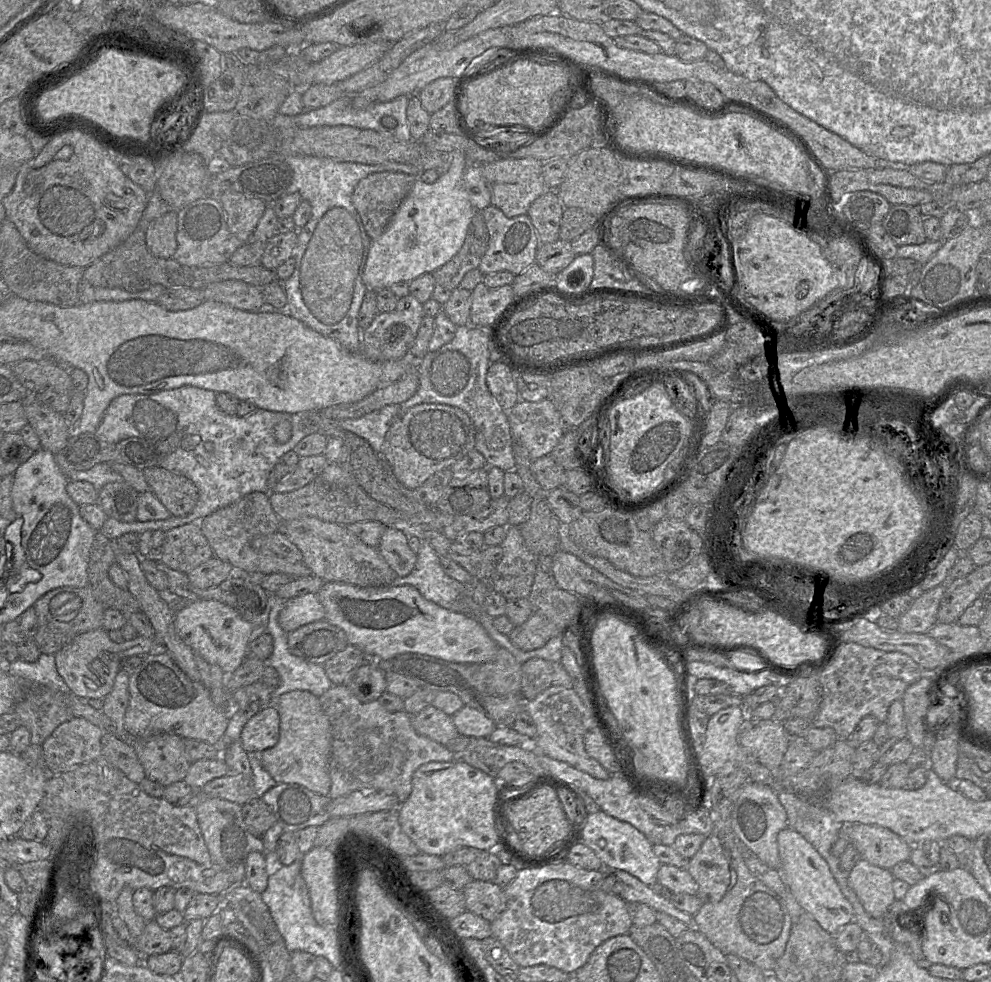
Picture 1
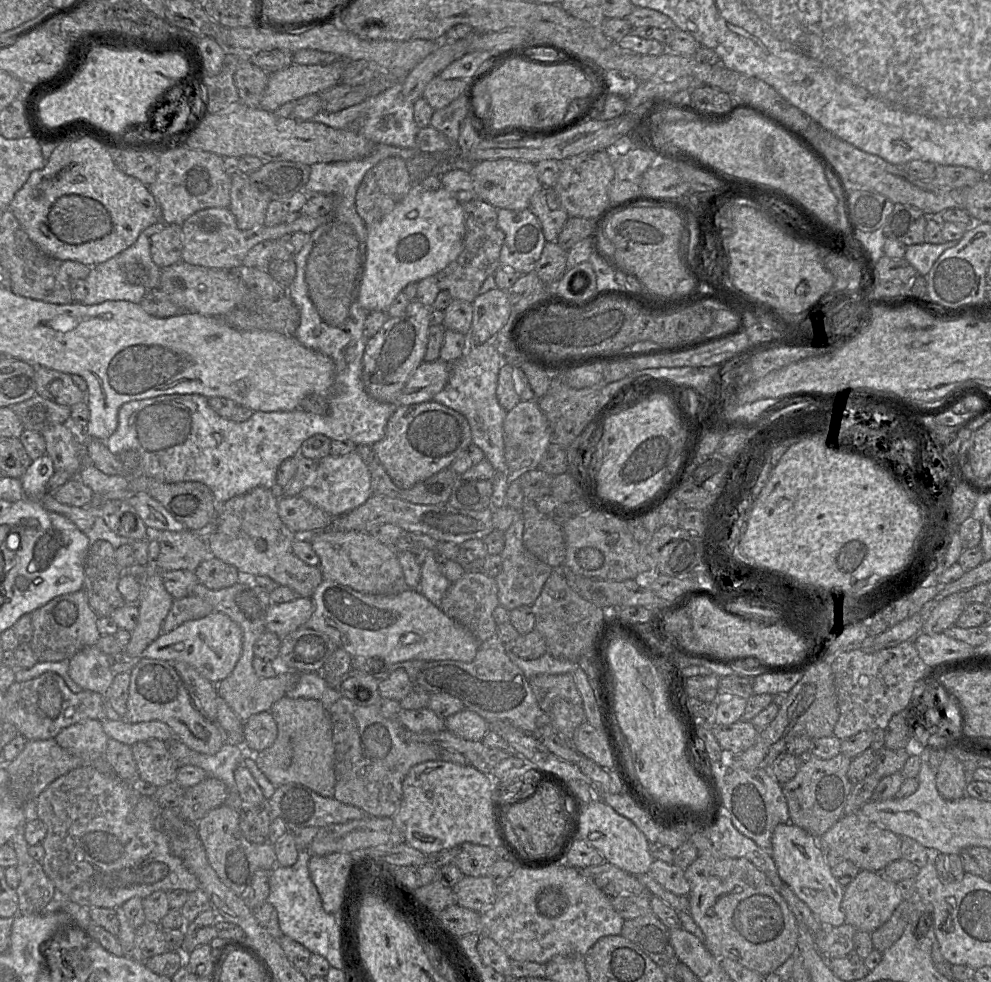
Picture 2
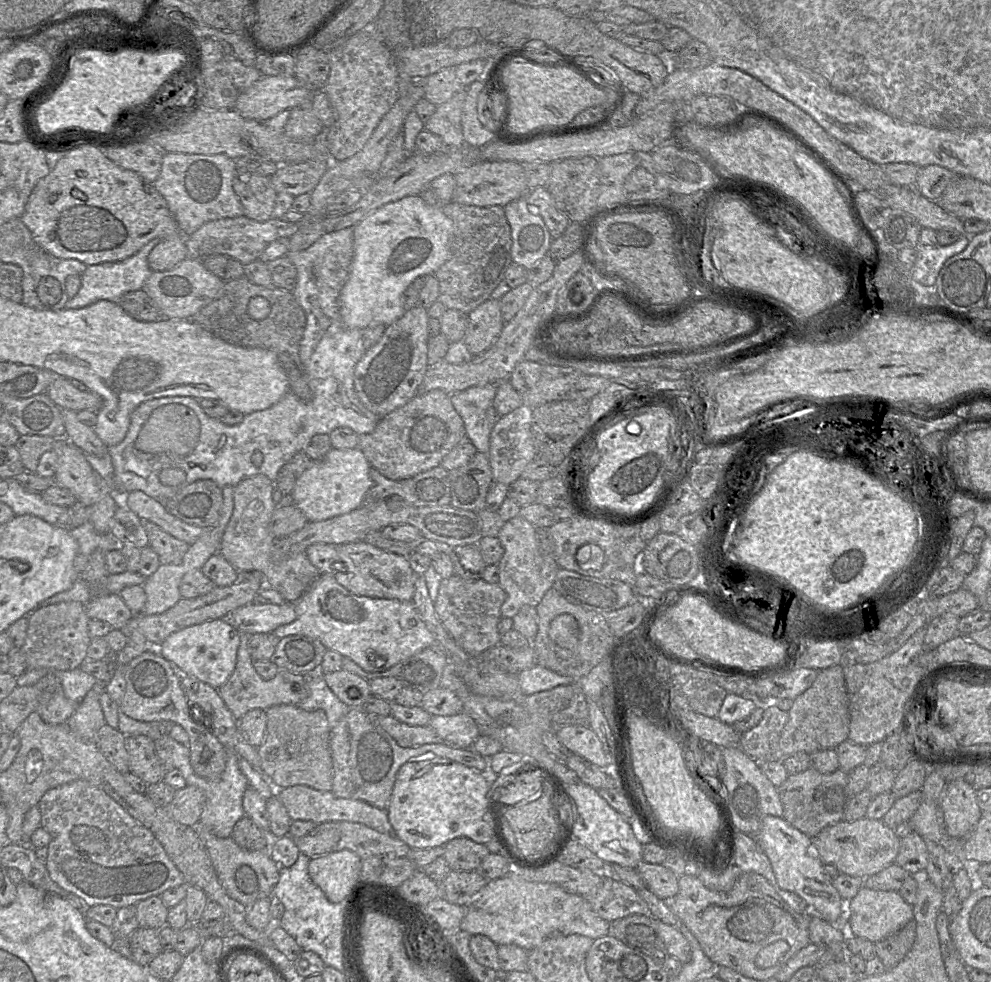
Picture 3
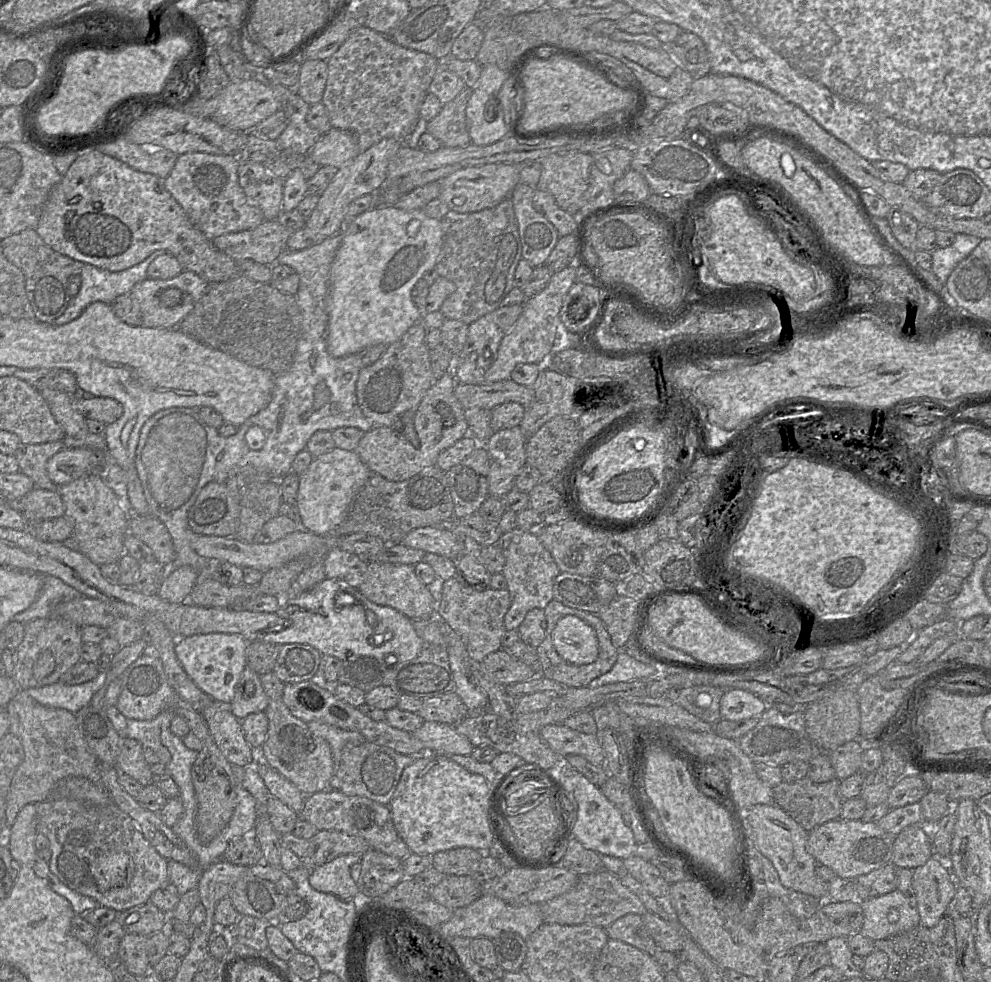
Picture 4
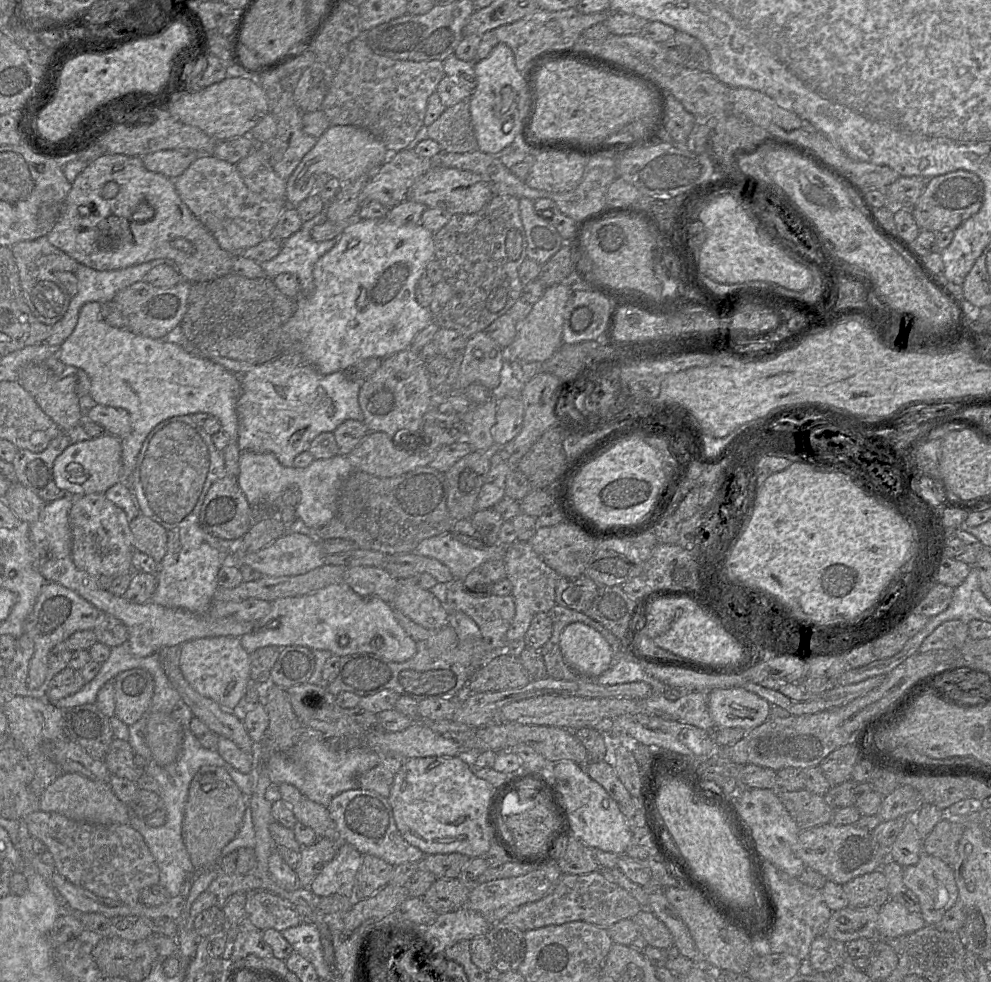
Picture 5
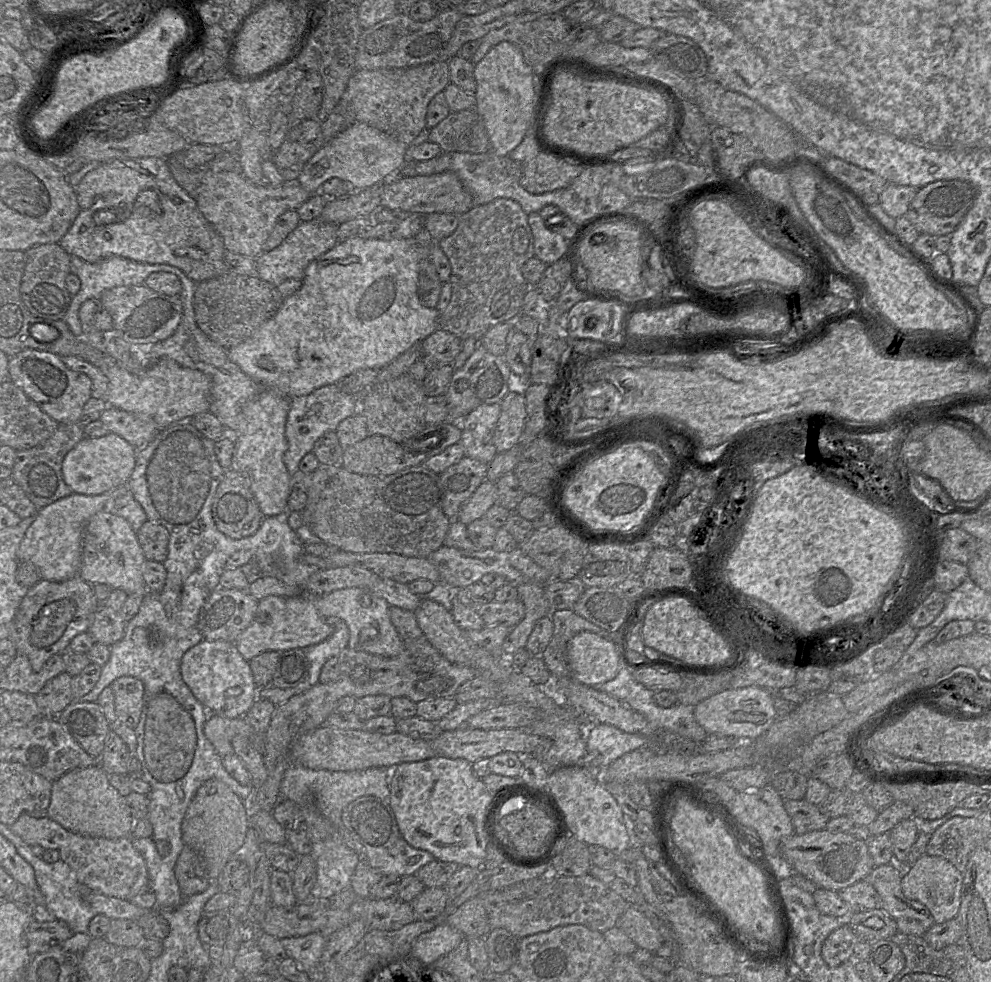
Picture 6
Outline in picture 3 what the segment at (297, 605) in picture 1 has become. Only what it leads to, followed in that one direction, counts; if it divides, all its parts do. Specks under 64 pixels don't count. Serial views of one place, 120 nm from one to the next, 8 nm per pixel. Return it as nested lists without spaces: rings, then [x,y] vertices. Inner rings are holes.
[[[251,603],[226,615],[225,619],[239,633],[253,635],[272,633],[277,627],[292,623],[297,614],[294,603],[257,604]]]

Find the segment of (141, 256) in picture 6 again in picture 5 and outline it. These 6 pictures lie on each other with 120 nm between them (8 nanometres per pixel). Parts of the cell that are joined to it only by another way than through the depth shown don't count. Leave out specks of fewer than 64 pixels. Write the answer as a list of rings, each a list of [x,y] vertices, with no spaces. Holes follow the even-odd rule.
[[[103,154],[90,162],[71,183],[71,189],[63,203],[62,213],[53,229],[46,235],[49,242],[67,255],[75,259],[79,264],[86,265],[99,271],[117,270],[132,265],[142,264],[158,258],[171,259],[176,263],[176,270],[182,279],[190,283],[207,282],[232,272],[232,255],[222,249],[211,232],[194,216],[190,209],[179,197],[174,180],[163,174],[147,170],[140,156],[126,156],[123,154]]]

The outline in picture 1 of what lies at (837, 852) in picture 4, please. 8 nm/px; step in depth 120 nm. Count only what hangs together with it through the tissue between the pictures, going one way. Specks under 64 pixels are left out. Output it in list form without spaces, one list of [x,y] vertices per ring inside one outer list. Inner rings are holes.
[[[843,823],[839,837],[844,837],[854,844],[862,858],[869,863],[889,870],[897,863],[909,860],[913,846],[890,829],[876,824]]]

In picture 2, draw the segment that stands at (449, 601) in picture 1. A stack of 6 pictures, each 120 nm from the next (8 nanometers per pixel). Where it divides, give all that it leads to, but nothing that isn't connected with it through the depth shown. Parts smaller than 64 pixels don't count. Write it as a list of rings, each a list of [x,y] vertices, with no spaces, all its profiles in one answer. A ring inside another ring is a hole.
[[[429,551],[421,565],[421,579],[416,590],[439,607],[452,582],[441,573],[435,559],[435,553],[435,551]]]

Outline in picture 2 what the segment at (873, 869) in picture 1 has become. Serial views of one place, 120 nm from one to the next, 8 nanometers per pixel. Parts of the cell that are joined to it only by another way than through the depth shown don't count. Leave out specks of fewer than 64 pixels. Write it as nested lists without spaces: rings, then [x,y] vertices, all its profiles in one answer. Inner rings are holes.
[[[860,870],[857,876],[844,887],[842,910],[845,913],[845,922],[858,931],[872,933],[891,917],[901,901],[896,882],[881,872]]]

